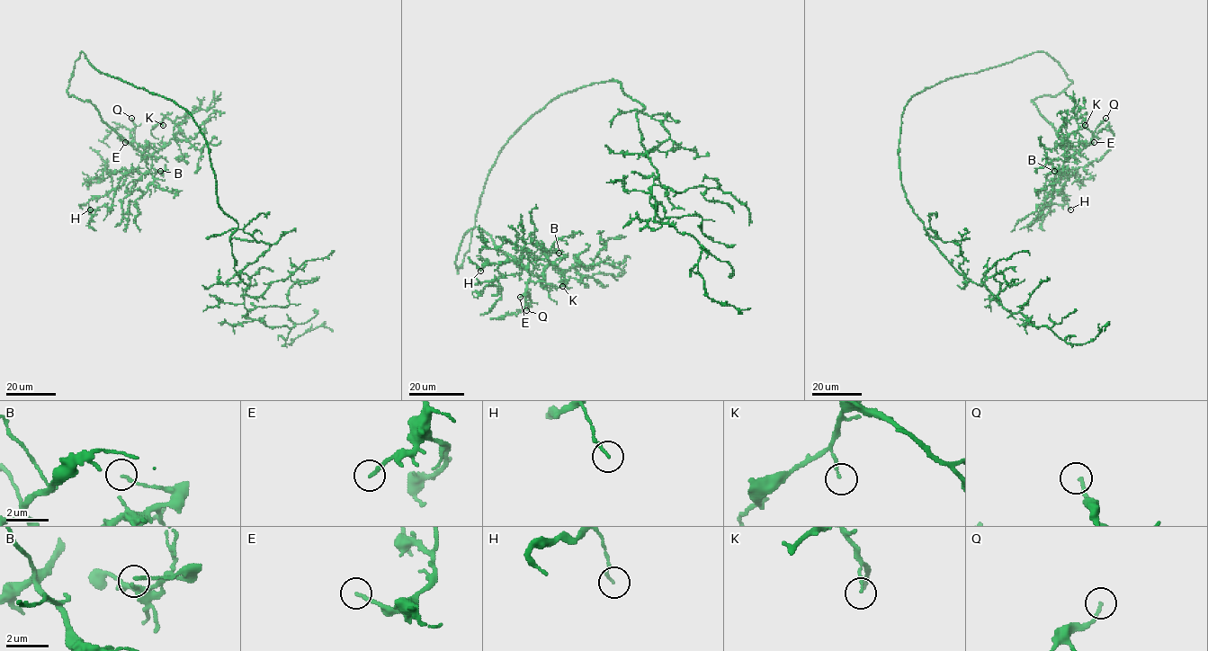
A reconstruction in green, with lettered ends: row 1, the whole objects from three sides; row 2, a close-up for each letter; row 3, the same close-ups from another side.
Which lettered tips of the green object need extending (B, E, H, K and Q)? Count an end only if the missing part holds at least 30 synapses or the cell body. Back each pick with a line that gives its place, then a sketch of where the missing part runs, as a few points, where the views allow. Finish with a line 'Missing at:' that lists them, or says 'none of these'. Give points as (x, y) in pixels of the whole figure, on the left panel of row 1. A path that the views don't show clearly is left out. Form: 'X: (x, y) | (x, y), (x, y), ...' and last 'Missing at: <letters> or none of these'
E: (125, 142) | (125, 142), (91, 156), (88, 160)
Q: (131, 118) | (131, 118), (130, 113), (118, 103), (106, 105)
Missing at: E, Q

